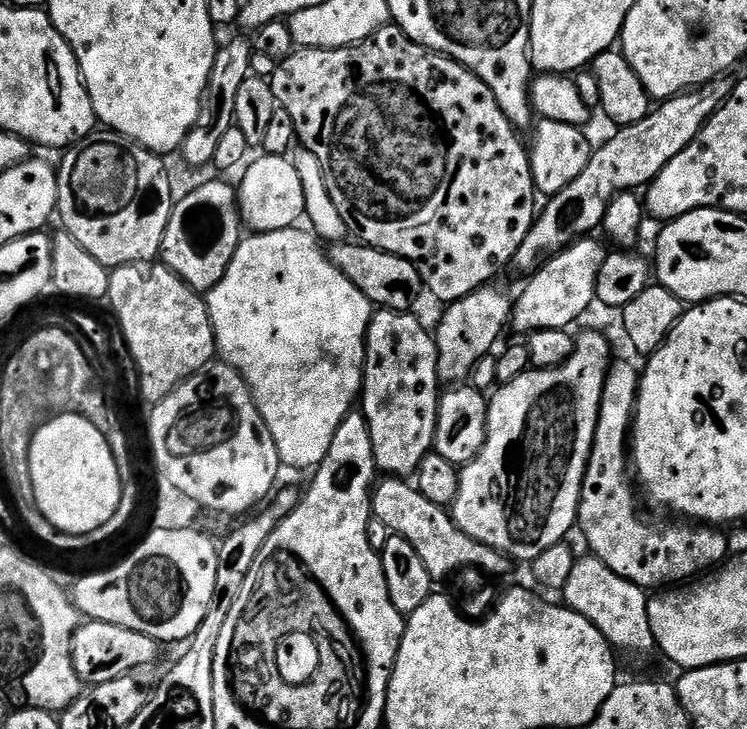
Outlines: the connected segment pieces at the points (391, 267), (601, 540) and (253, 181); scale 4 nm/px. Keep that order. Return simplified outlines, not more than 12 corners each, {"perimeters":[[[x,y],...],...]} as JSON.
{"perimeters":[[[359,242],[331,245],[332,265],[373,306],[412,308],[421,269]],[[613,359],[580,490],[587,551],[639,588],[723,564],[715,527],[663,524],[628,473],[638,368]],[[280,156],[243,169],[238,207],[253,233],[297,227],[304,180]]]}

